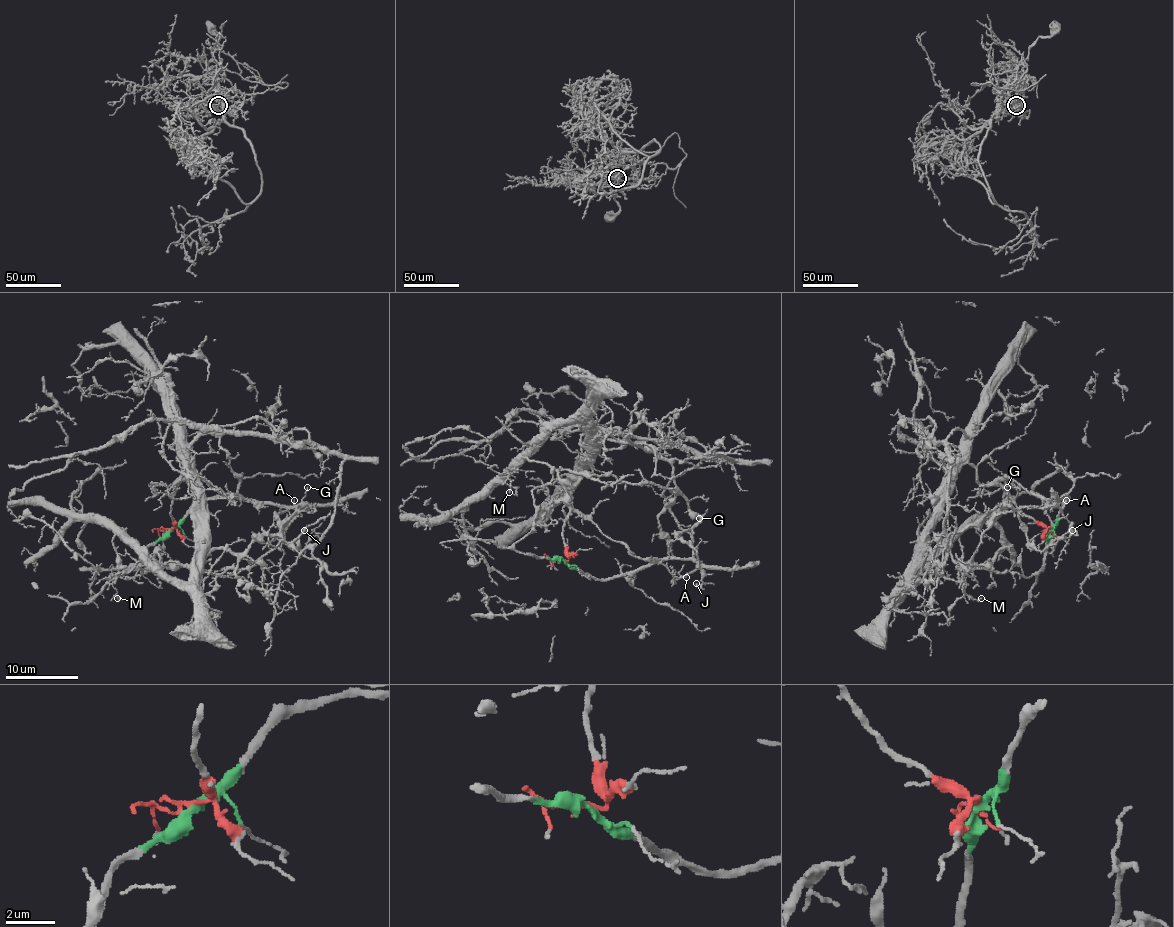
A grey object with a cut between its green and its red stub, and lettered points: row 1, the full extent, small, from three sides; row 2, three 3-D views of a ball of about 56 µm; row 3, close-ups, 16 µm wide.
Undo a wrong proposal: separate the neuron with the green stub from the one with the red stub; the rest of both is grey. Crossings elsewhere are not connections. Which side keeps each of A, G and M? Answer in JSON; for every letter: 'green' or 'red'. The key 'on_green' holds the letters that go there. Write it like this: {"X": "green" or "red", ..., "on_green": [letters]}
{"A": "green", "G": "red", "M": "red", "on_green": ["A"]}

